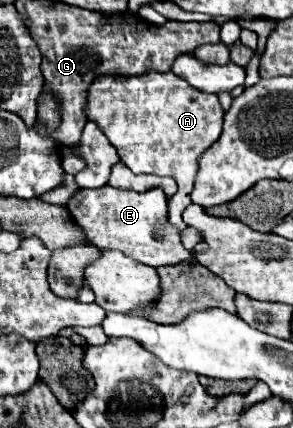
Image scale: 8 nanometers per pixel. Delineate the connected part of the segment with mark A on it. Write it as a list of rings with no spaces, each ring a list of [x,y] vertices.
[[[147,72],[145,76],[131,76],[129,80],[113,80],[113,76],[101,76],[101,80],[95,80],[89,88],[89,102],[85,112],[89,120],[97,120],[97,124],[101,124],[101,130],[117,148],[121,162],[125,162],[131,168],[131,172],[173,176],[177,180],[179,190],[177,196],[173,196],[173,206],[169,208],[169,222],[177,230],[185,230],[187,224],[183,222],[181,214],[185,206],[191,204],[189,194],[193,190],[197,158],[221,136],[223,114],[217,96],[197,92],[193,86],[185,84],[185,80],[173,76],[171,72]]]

